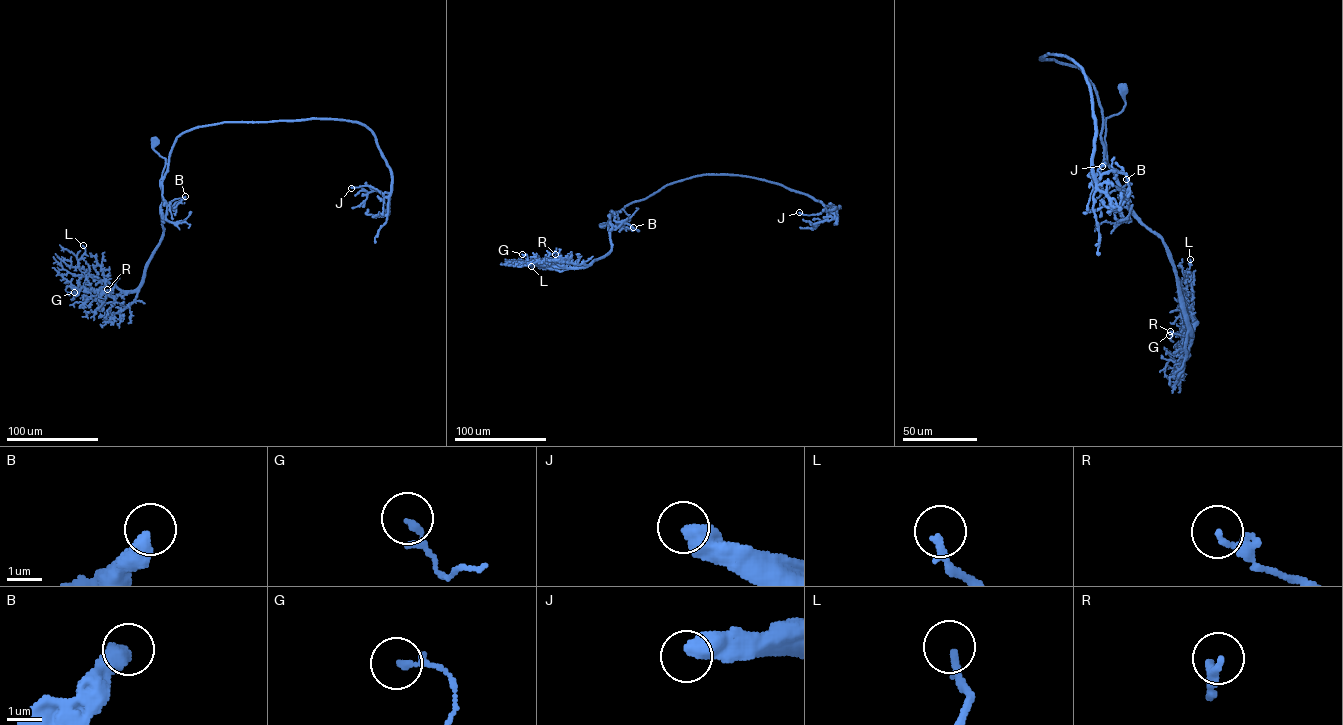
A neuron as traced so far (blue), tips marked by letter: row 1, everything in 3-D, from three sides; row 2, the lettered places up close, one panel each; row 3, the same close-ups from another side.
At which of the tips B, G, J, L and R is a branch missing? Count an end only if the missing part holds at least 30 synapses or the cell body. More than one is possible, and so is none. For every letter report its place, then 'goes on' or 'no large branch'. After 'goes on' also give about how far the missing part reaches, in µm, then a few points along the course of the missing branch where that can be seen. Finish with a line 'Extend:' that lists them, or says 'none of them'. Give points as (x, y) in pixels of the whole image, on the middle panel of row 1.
B: (633, 227) | no large branch
G: (522, 254) | no large branch
J: (799, 212) | no large branch
L: (531, 266) | no large branch
R: (555, 254) | no large branch
Extend: none of them

